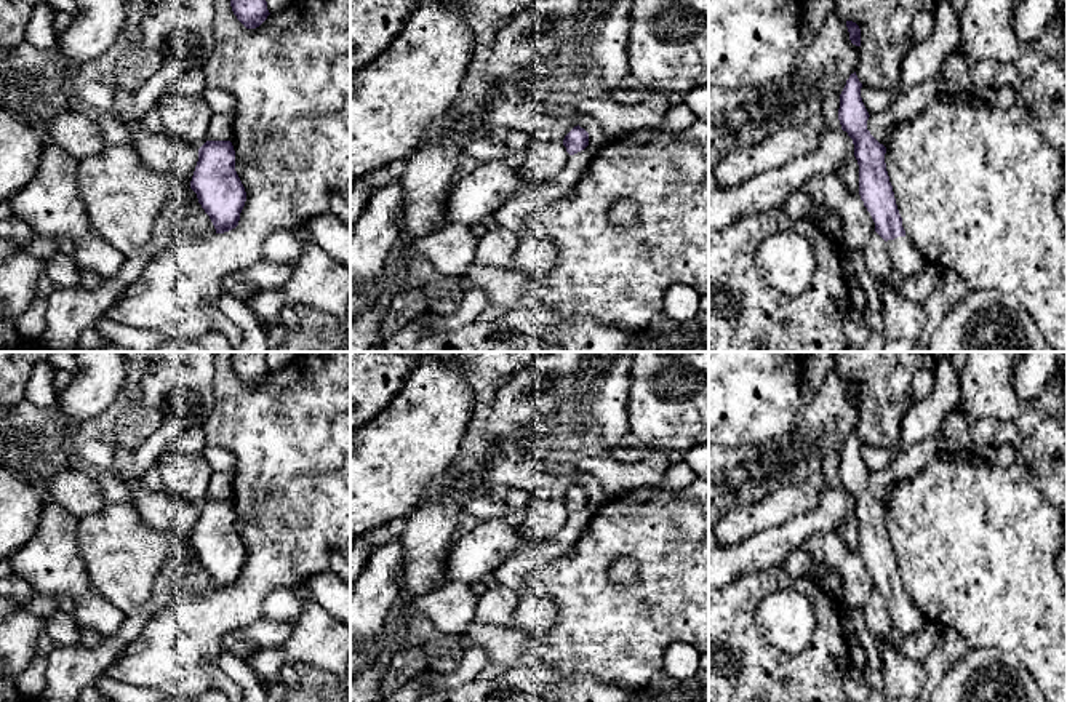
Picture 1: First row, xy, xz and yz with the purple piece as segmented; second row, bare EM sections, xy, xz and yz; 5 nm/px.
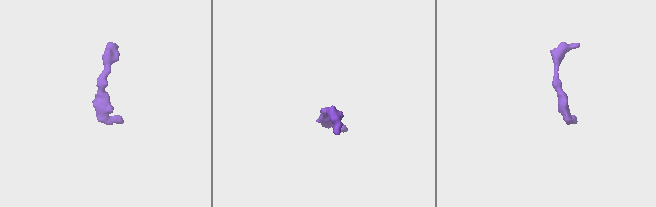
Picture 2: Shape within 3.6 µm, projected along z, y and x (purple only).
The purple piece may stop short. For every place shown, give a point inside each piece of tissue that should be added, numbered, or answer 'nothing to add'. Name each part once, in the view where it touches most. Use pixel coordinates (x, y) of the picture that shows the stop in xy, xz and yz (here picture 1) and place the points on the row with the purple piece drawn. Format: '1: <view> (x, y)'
1: yz (906, 258)

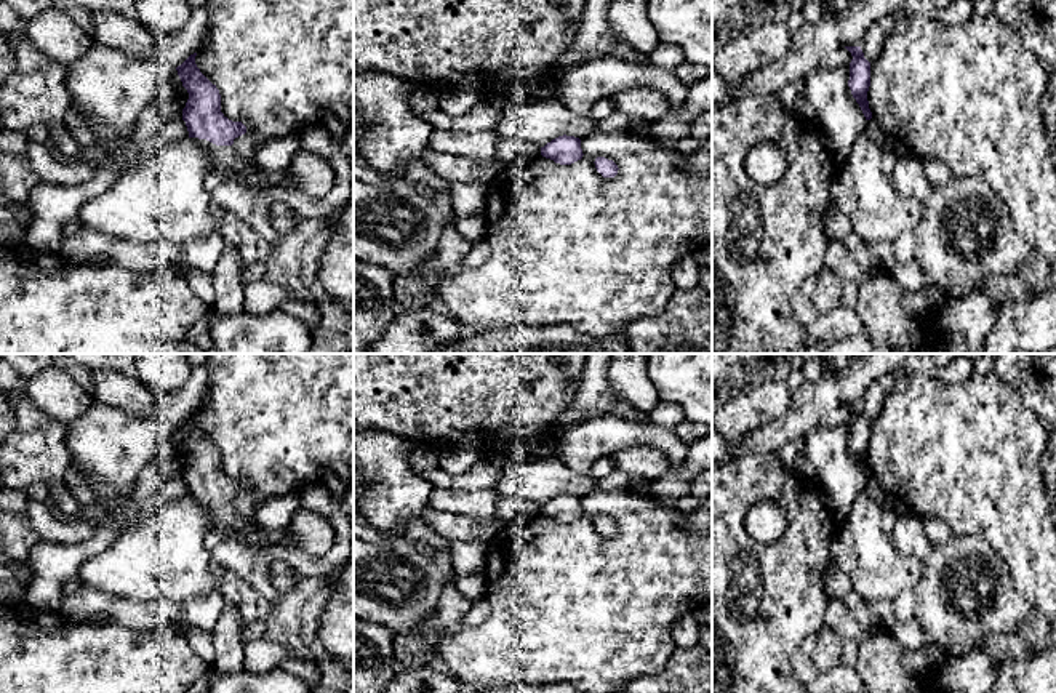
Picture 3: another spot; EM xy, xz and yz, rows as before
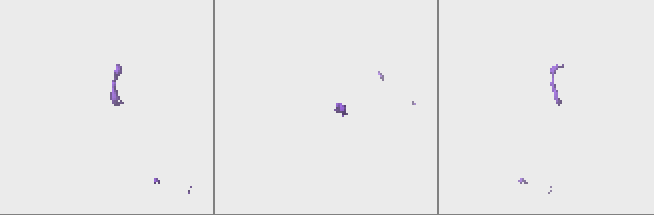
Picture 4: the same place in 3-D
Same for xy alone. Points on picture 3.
1: xy (226, 162)

